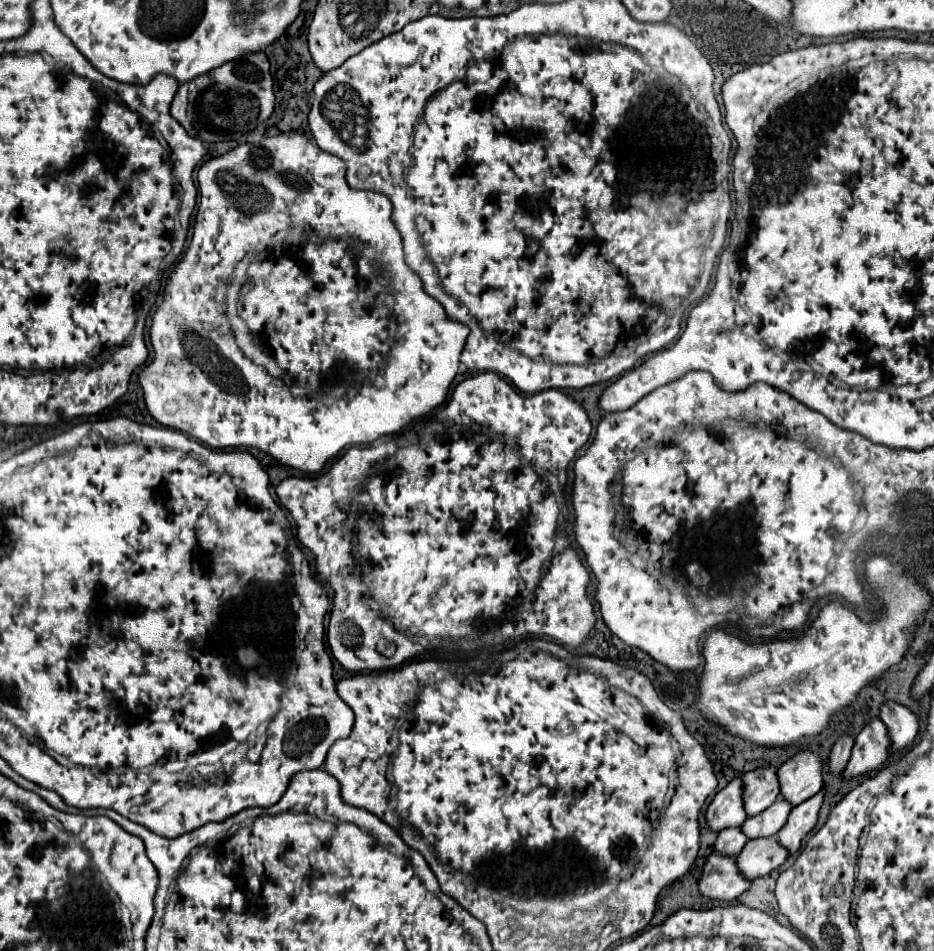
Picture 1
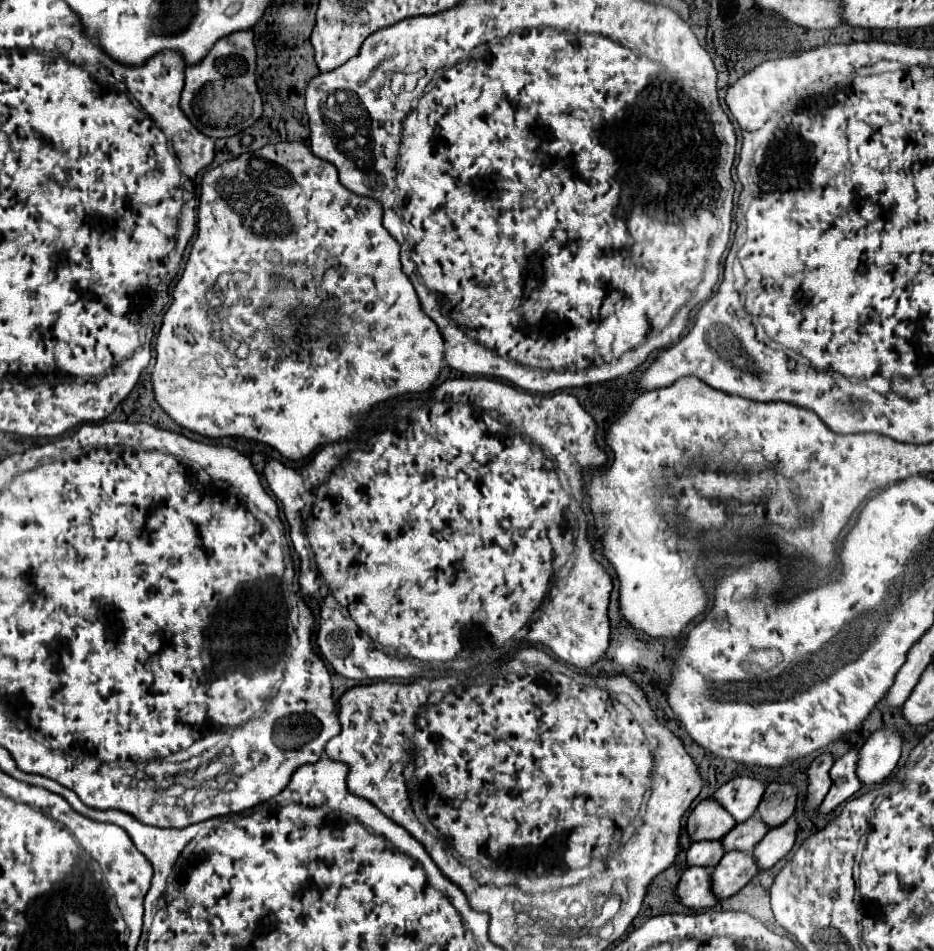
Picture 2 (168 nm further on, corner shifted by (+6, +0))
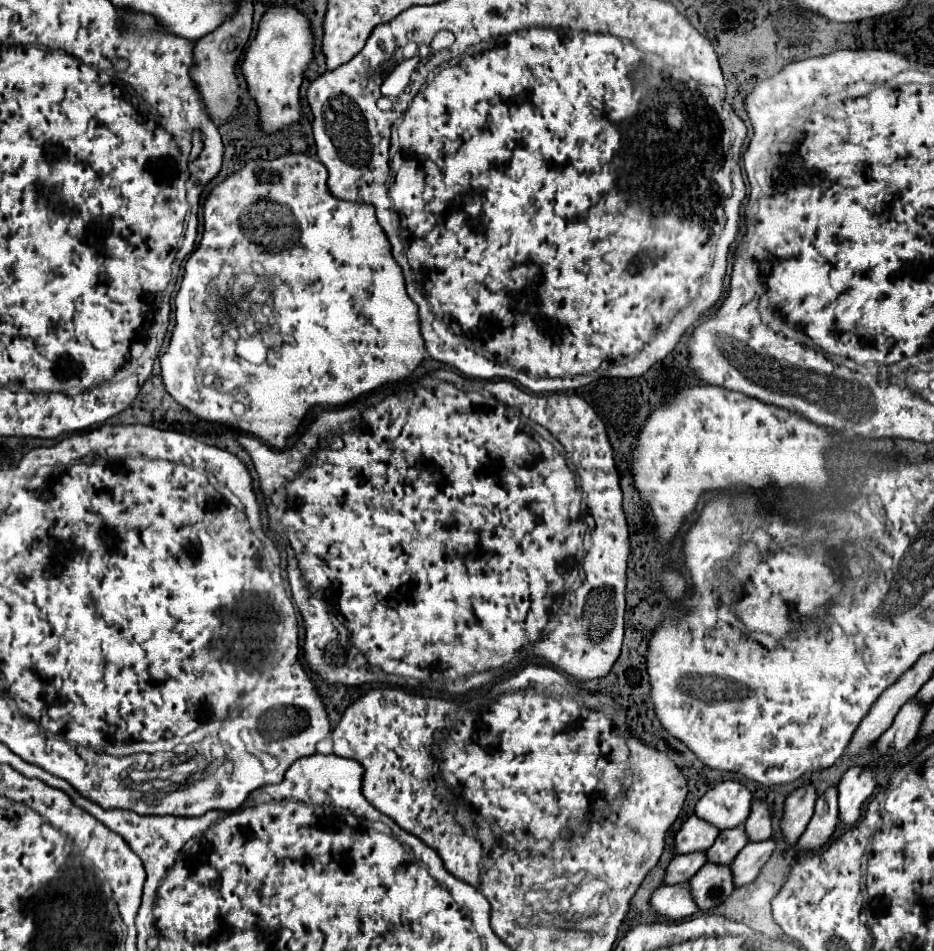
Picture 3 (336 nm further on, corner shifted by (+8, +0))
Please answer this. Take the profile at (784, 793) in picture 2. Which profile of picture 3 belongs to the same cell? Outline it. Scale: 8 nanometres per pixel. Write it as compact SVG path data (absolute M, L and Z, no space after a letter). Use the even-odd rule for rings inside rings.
M754 802L748 820L744 822L744 830L750 842L762 842L772 836L772 822L770 810L764 802Z

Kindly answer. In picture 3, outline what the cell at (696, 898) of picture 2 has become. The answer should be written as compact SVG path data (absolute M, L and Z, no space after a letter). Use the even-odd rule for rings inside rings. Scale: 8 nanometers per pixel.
M680 884L660 886L650 896L650 906L654 908L654 912L658 912L660 916L670 918L670 920L690 918L692 914L698 912L698 906L692 900L688 884L684 884L684 886L680 886Z

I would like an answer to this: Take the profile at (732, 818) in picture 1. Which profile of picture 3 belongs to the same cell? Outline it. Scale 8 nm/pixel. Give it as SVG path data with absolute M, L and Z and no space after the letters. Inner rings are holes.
M690 816L682 828L678 830L676 838L674 838L674 848L676 854L688 854L688 852L706 852L716 836L720 834L720 830L696 816Z

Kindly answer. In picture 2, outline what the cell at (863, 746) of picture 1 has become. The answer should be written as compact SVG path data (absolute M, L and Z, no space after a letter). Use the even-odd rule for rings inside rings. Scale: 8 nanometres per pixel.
M848 750L842 758L838 758L830 770L832 788L824 802L820 804L822 814L830 814L836 806L840 806L844 800L848 800L852 794L856 794L862 788L862 782L856 774L858 768L858 750Z

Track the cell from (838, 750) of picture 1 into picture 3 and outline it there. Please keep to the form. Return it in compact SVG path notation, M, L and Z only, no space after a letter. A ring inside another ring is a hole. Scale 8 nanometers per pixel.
M812 784L798 788L792 792L784 802L784 816L780 820L782 836L788 846L794 846L802 832L806 830L812 814L814 814L814 802L816 802L816 790Z

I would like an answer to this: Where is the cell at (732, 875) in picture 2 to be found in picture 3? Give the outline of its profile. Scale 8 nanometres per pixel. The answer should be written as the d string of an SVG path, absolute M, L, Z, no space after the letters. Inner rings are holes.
M704 864L688 884L692 888L692 896L696 896L696 906L704 912L722 904L734 890L730 868L716 864Z

